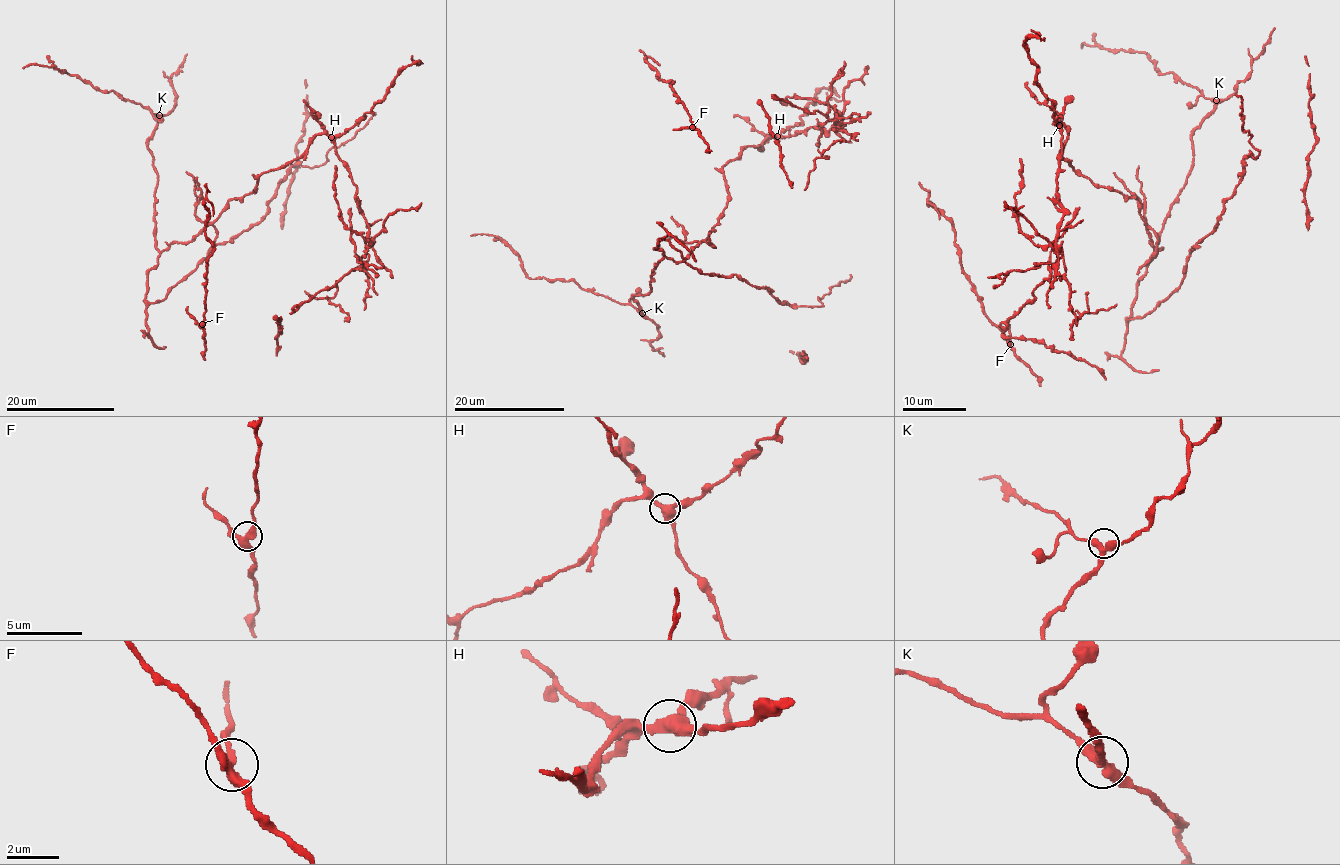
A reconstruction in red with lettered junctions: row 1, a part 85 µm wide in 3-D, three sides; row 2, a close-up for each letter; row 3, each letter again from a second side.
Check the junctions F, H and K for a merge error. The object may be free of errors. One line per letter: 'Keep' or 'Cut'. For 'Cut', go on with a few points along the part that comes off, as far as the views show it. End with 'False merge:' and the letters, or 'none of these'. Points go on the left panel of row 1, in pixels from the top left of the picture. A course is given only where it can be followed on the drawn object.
F: Keep
H: Cut
K: Keep
False merge: H

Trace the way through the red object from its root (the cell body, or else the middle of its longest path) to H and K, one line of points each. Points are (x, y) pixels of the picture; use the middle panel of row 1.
H: (726, 183), (724, 165), (735, 160), (747, 146), (759, 149), (768, 137), (777, 136)
K: (726, 183), (726, 207), (705, 239), (681, 261), (660, 260), (650, 275), (649, 292), (633, 295), (642, 313)

